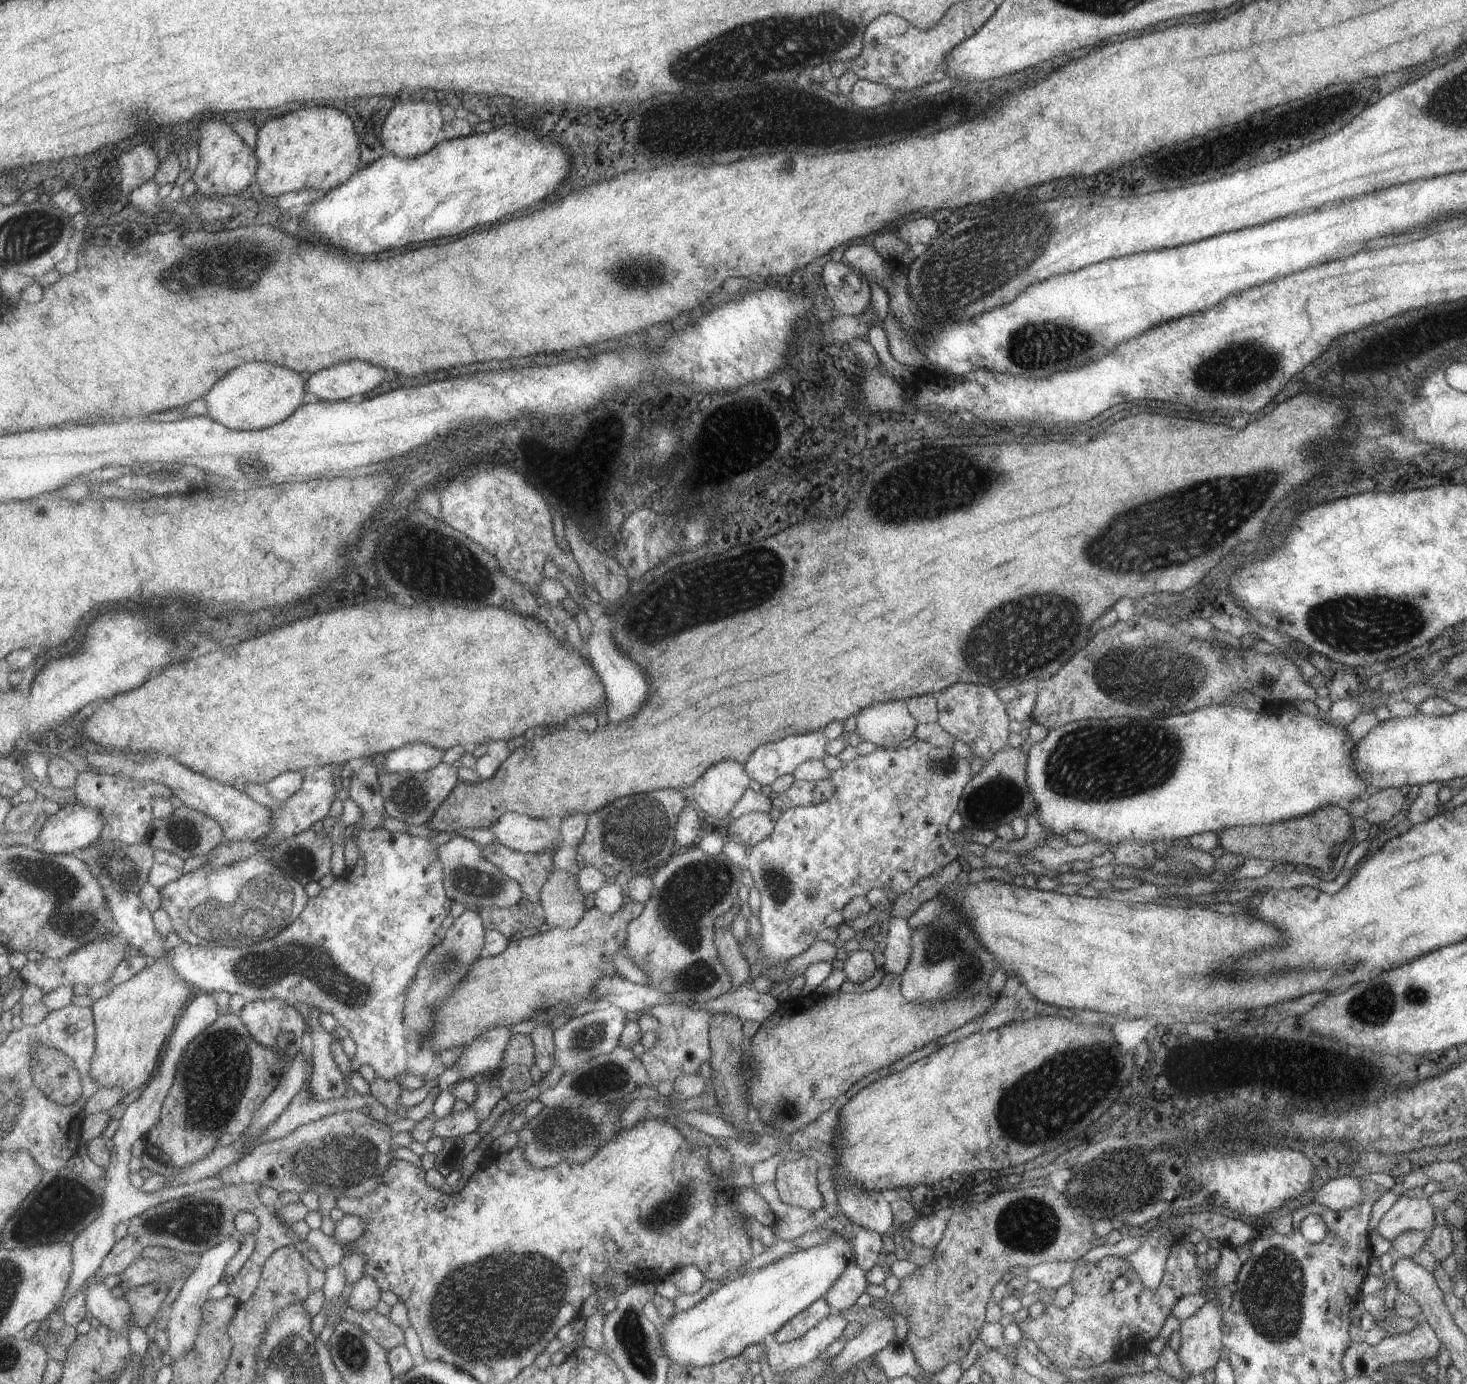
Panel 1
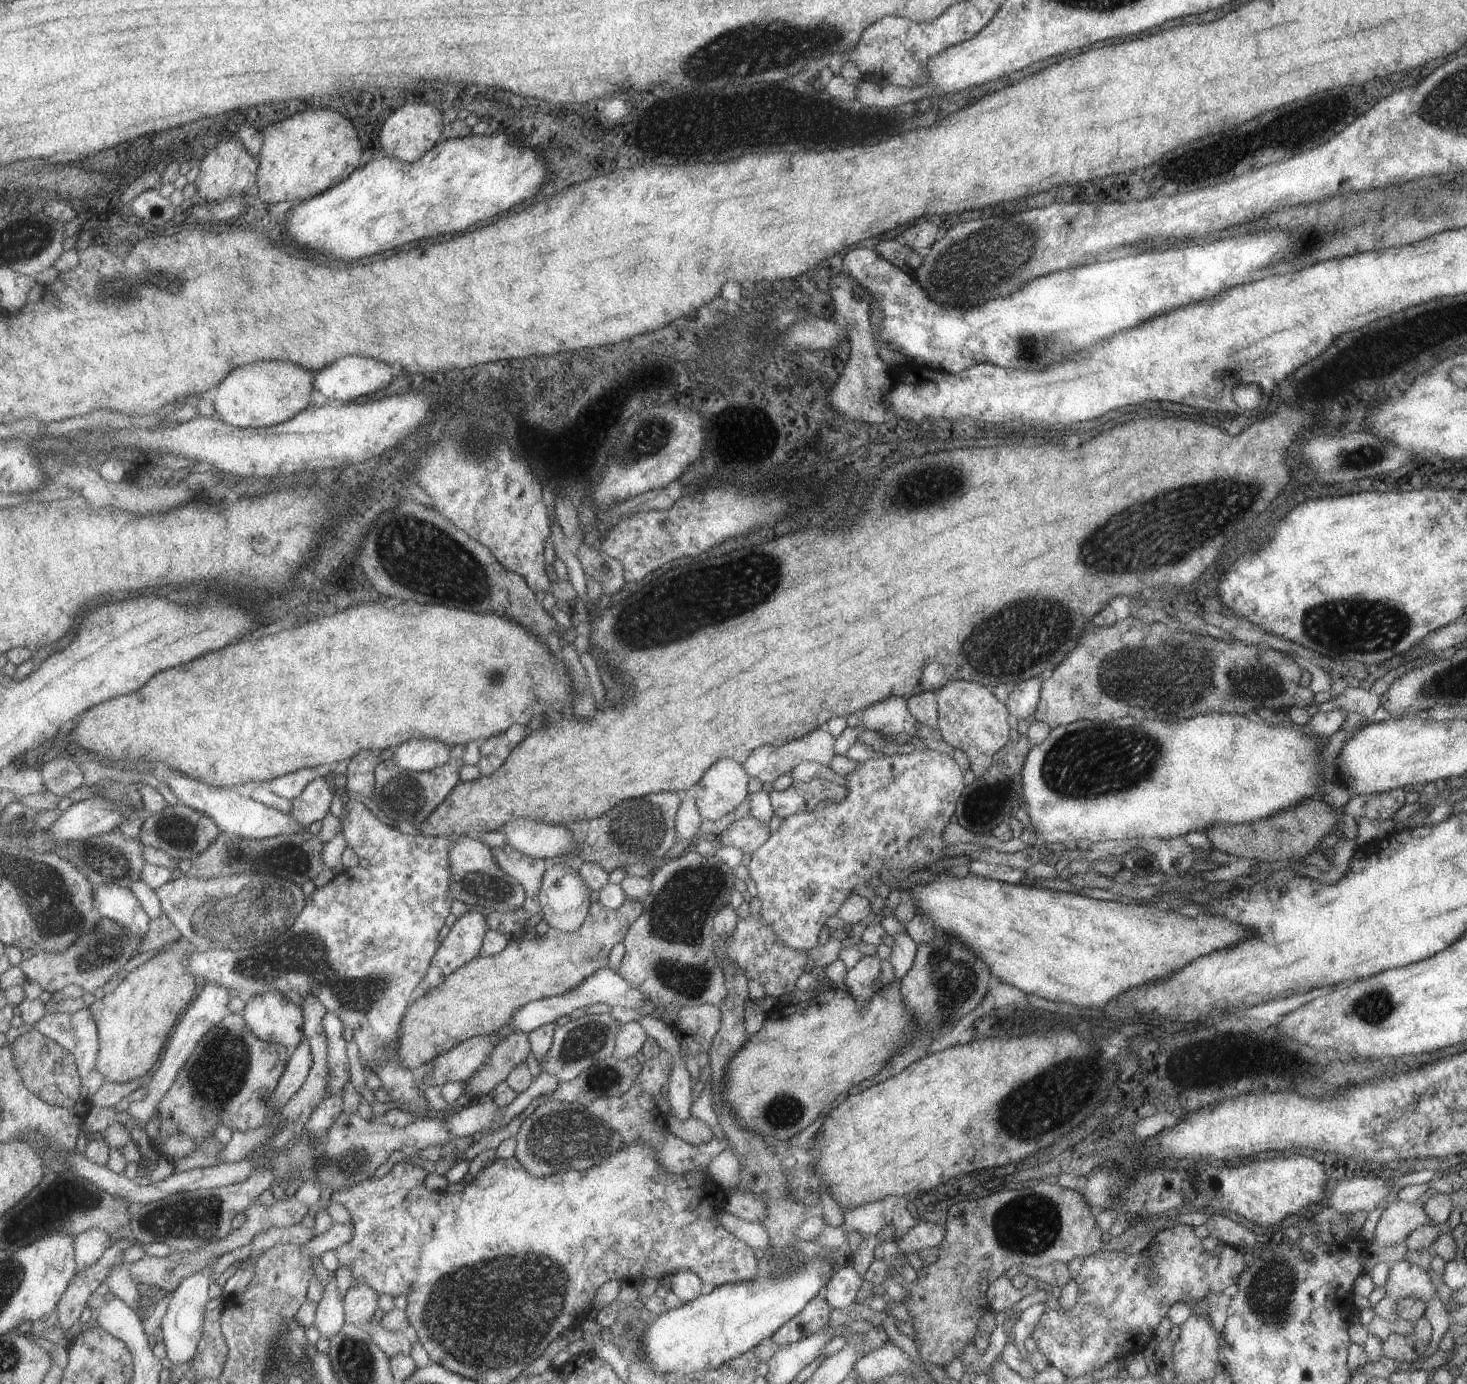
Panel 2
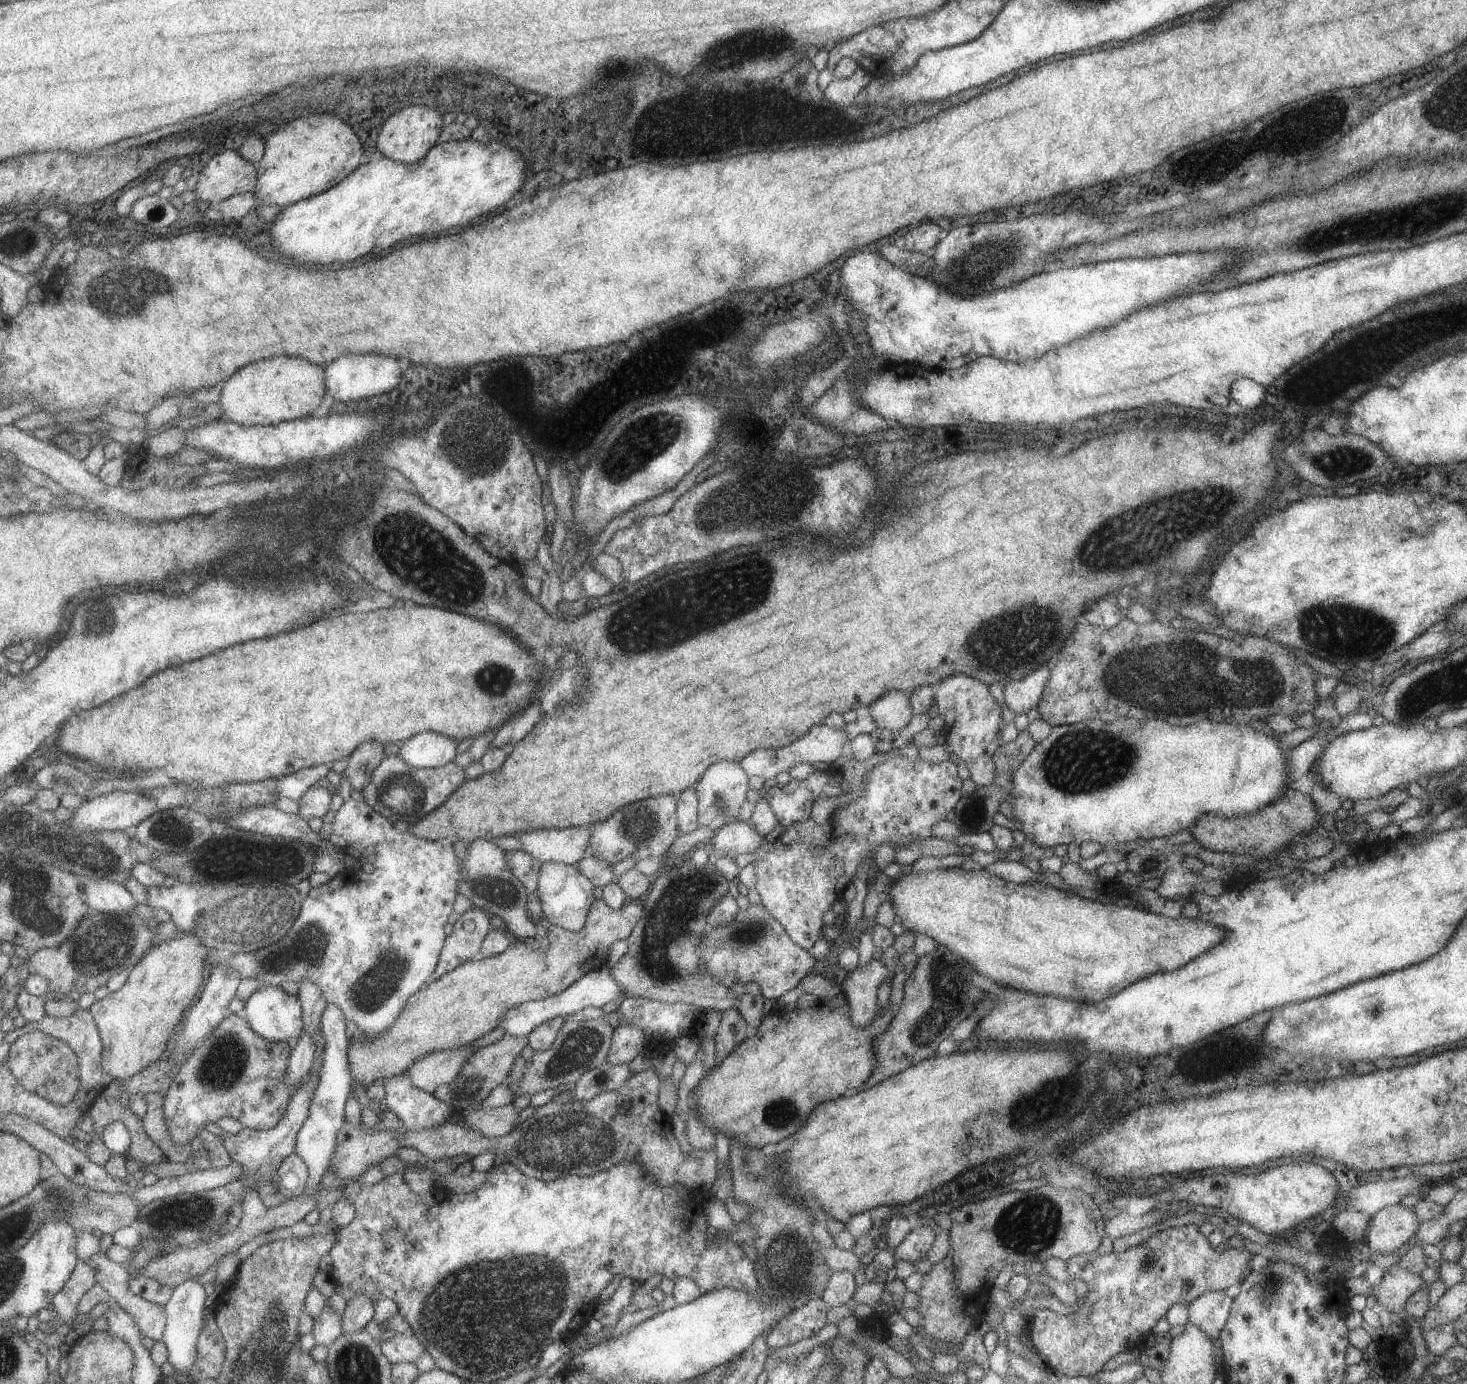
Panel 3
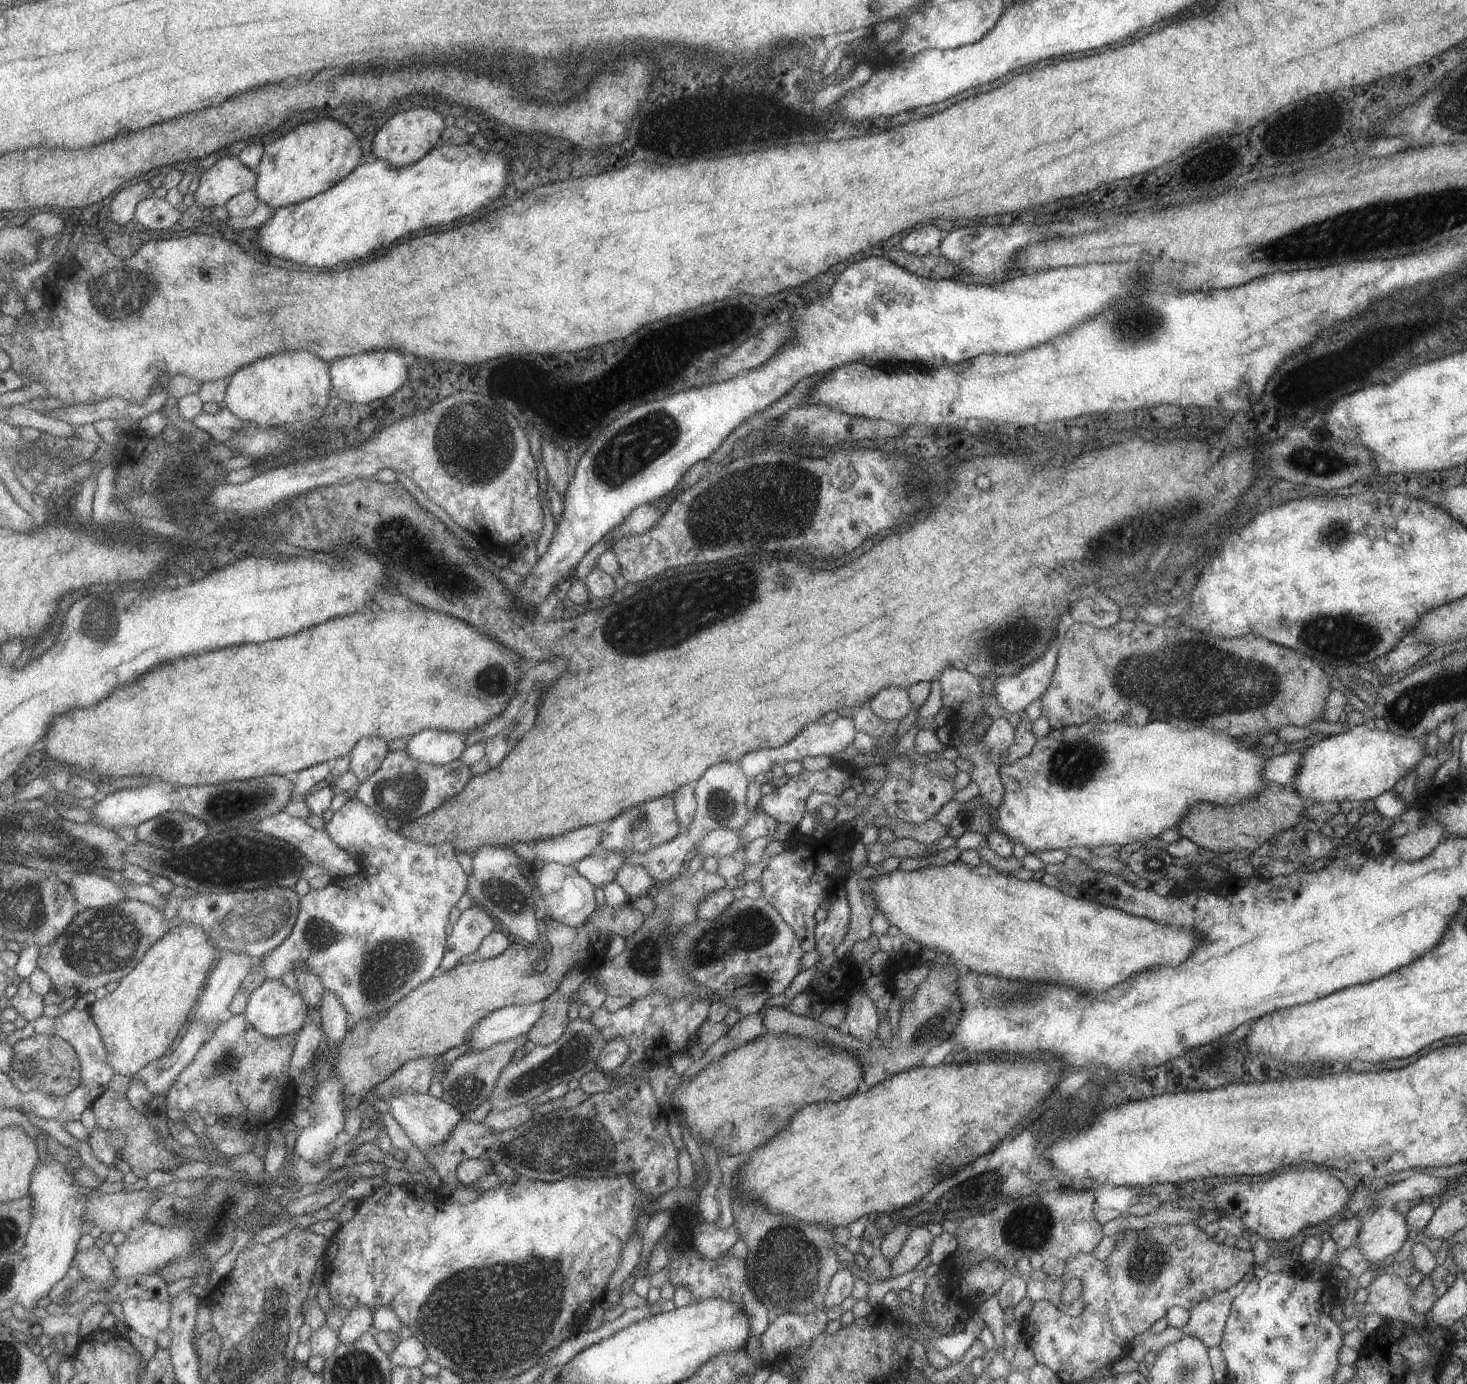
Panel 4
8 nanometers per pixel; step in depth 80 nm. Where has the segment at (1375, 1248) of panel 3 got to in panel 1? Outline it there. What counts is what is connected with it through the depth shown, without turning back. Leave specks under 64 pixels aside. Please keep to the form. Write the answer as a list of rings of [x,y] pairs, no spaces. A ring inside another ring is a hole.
[[[1400,1196],[1383,1213],[1375,1229],[1381,1238],[1390,1242],[1405,1231],[1425,1231],[1428,1235],[1434,1229],[1432,1214],[1433,1208],[1427,1198]]]

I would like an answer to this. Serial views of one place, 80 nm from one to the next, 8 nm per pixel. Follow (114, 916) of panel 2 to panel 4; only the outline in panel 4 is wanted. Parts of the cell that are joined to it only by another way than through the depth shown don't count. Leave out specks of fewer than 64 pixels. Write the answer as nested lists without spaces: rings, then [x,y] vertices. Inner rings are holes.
[[[95,873],[69,874],[65,882],[71,886],[81,909],[101,910],[129,899],[117,883]]]

